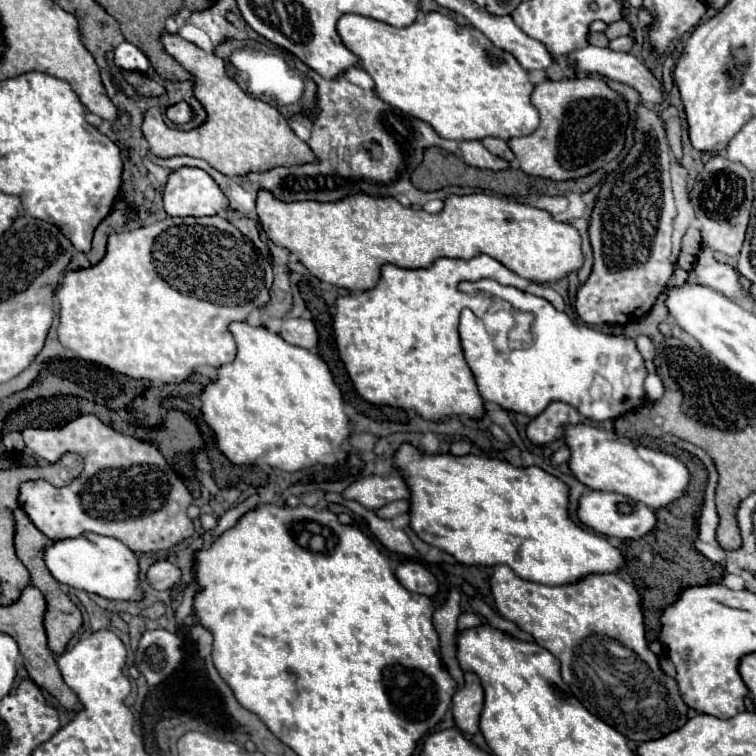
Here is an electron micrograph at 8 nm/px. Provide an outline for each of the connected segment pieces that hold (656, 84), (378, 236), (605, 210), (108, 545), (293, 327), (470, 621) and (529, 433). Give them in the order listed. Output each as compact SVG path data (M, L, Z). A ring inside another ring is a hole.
M588 45L576 53L570 53L570 59L584 73L598 73L606 79L634 87L646 103L664 103L666 99L662 83L632 53L618 53L612 49Z
M268 191L258 193L256 211L262 223L262 229L270 237L272 243L296 253L302 265L316 275L320 281L330 285L350 289L350 291L368 291L376 287L380 281L382 265L390 263L402 269L426 269L440 257L456 257L456 259L472 259L480 253L490 255L492 259L504 263L516 275L530 279L534 283L552 283L568 273L574 273L582 267L582 239L580 233L570 225L552 219L552 215L544 209L536 209L532 205L510 203L498 197L488 197L482 193L476 195L450 195L442 213L430 215L424 209L416 207L402 207L392 197L370 197L370 195L354 195L346 197L338 203L318 203L318 201L296 201L296 203L282 203L272 197Z
M638 105L636 109L636 131L634 131L634 147L622 165L608 175L604 187L600 189L598 203L590 221L590 243L594 249L594 269L588 281L578 289L576 295L576 311L580 319L588 325L626 325L640 317L644 317L658 295L668 287L674 265L670 261L670 237L672 237L672 221L676 217L674 195L670 187L670 147L666 143L664 123L656 111L646 105Z
M86 533L78 539L56 541L50 547L46 547L44 559L52 577L68 587L82 589L86 593L96 593L110 601L142 601L144 599L144 591L140 587L140 577L138 577L140 569L138 569L136 553L114 537Z
M284 319L280 337L286 343L302 347L302 349L316 349L316 345L318 345L316 325L308 319Z
M463 612L458 618L456 634L464 631L464 629L470 629L470 627L478 627L480 623L482 623L482 621L480 621L480 617L478 617L476 613Z
M550 403L544 413L534 417L526 427L526 437L534 445L550 445L552 441L560 439L564 433L564 425L578 425L582 423L580 413L566 405L566 403Z

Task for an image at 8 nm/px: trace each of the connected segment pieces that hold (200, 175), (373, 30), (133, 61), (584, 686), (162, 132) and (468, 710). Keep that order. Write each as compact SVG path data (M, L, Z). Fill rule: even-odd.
M180 167L168 177L164 209L172 217L220 215L228 209L228 199L206 171Z
M426 13L410 27L396 29L382 21L362 15L342 15L338 21L338 33L344 45L360 57L360 67L376 81L376 93L382 101L398 107L400 111L430 123L444 139L470 141L484 137L512 139L530 135L536 131L540 119L536 107L530 103L534 85L528 79L528 71L502 49L494 47L478 29L458 25L454 19L442 13Z
M124 41L114 49L114 61L120 69L126 71L138 71L138 73L146 73L150 69L150 61L148 57L132 43Z
M496 565L490 579L490 589L498 613L514 621L522 631L530 633L536 645L548 649L562 665L562 679L572 689L574 697L606 725L612 725L634 743L660 739L688 721L688 707L680 697L678 683L668 677L650 651L644 635L644 613L638 591L628 585L622 575L590 575L578 583L550 587L520 579L510 567Z
M164 35L162 43L164 49L186 71L194 75L194 95L204 105L208 119L198 129L176 131L162 121L162 113L156 107L148 109L144 117L142 133L150 145L150 151L156 157L162 159L176 157L176 155L198 157L228 177L238 177L252 171L260 173L260 171L274 169L276 165L292 167L292 165L316 163L316 155L300 137L296 137L286 117L282 117L278 109L270 107L268 103L254 99L246 91L242 91L238 83L226 75L224 61L218 55L208 55L200 47L184 41L178 35Z
M464 673L466 685L452 699L452 713L456 727L466 733L478 733L478 721L484 707L484 689L476 673Z

